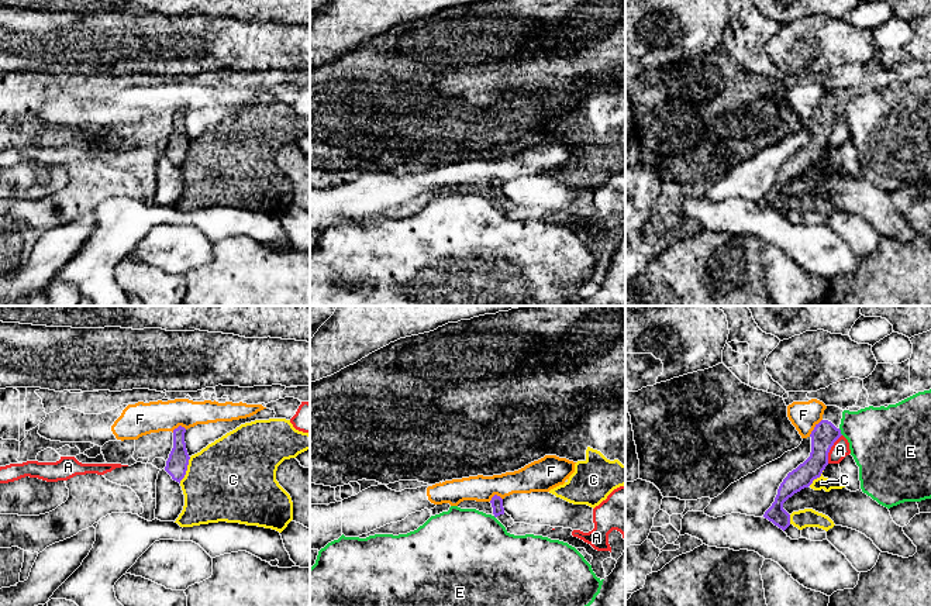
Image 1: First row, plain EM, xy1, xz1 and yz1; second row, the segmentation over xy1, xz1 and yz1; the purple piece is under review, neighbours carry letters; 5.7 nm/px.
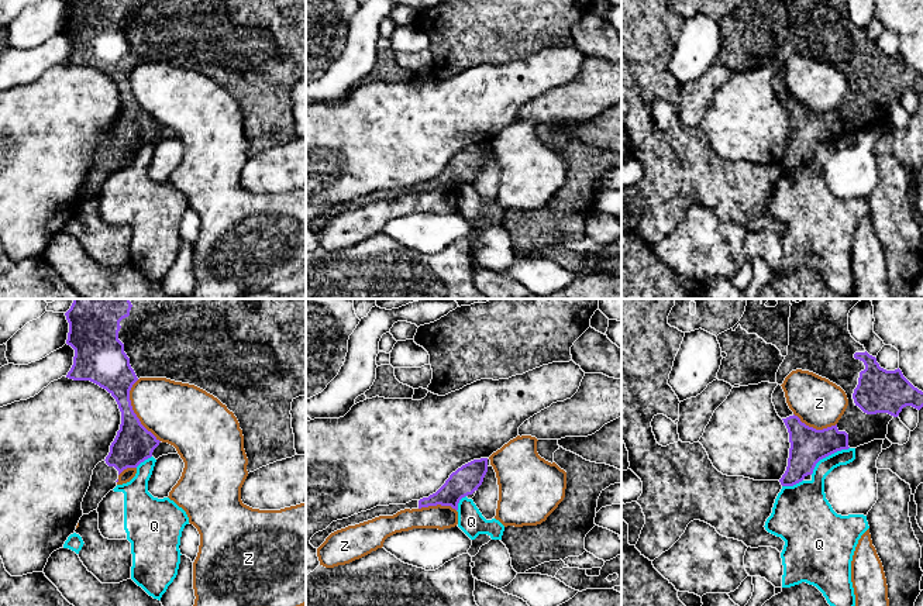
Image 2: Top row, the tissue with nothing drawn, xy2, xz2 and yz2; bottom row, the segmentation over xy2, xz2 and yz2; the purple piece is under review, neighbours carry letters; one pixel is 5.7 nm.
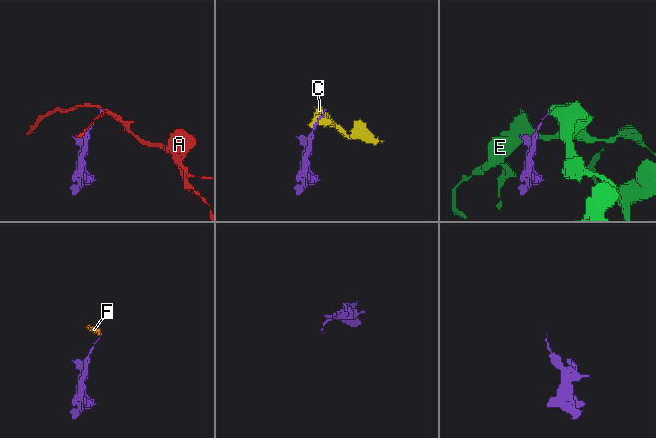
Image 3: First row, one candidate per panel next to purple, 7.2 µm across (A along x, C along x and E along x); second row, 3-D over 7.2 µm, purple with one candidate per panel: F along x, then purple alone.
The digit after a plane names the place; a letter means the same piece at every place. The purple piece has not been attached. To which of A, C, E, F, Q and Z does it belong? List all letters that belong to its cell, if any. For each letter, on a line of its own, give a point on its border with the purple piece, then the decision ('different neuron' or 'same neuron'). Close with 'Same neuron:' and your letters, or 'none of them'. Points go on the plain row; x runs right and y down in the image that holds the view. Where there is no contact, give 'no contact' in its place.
A: meets purple in yz1 at (830, 133); different neuron
C: meets purple in xy1 at (186, 154); different neuron
E: meets purple in yz1 at (840, 116); different neuron
F: meets purple in yz1 at (814, 112); different neuron
Q: meets purple in yz2 at (827, 140); different neuron
Z: meets purple in xy2 at (133, 95); different neuron
Same neuron: none of them

